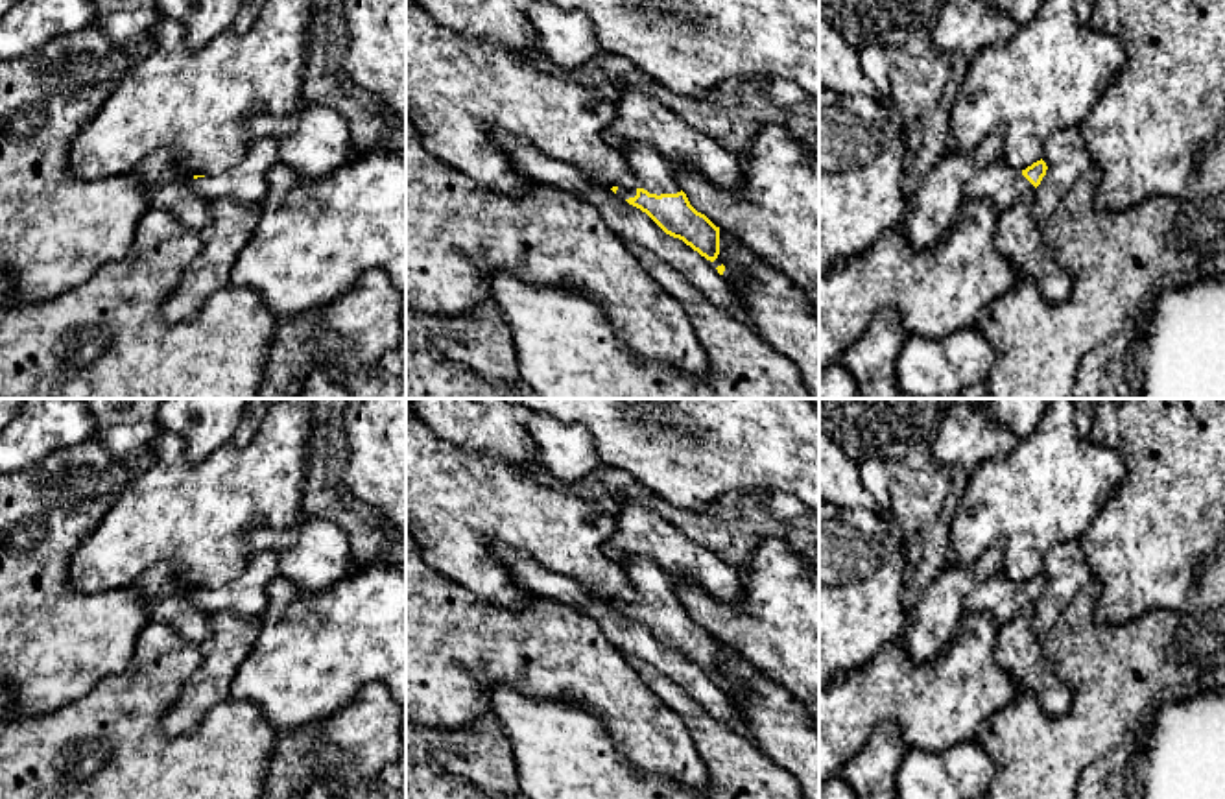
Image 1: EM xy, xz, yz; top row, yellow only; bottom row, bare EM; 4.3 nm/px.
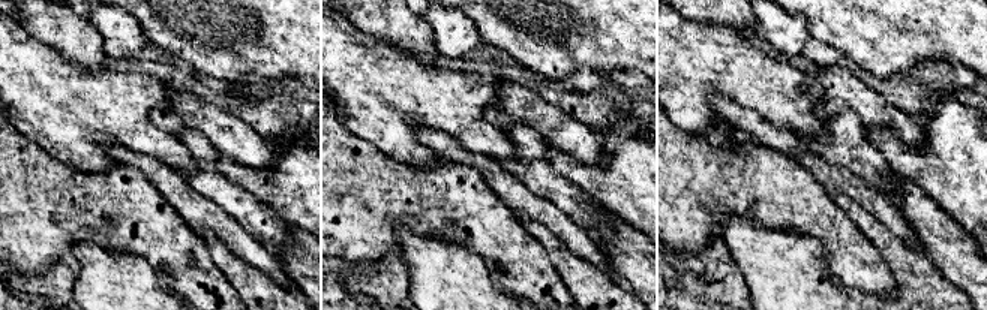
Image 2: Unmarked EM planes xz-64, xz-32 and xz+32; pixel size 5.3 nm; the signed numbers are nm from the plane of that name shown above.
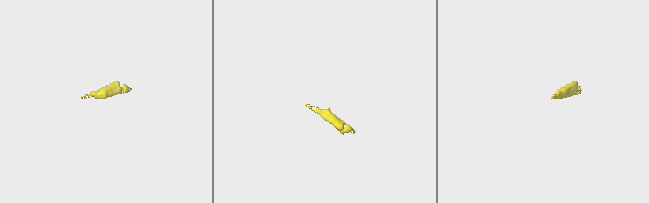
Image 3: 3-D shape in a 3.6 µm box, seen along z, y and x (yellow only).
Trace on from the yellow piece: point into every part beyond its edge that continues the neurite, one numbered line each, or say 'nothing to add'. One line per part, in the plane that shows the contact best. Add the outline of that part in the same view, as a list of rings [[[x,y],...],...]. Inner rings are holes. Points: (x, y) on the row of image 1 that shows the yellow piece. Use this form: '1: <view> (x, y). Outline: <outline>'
1: xz (654, 172). Outline: [[[633,142],[629,148],[620,151],[620,155],[625,159],[629,172],[635,177],[635,185],[631,188],[618,188],[618,197],[635,197],[638,188],[657,196],[681,192],[673,162],[657,153],[649,144]]]

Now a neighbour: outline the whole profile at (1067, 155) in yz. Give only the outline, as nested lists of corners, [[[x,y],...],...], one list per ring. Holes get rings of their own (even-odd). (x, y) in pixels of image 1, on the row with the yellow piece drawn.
[[[1077,125],[1057,131],[1046,140],[1044,157],[1048,170],[1033,190],[1033,218],[1042,225],[1061,205],[1077,177],[1092,168],[1092,153]]]

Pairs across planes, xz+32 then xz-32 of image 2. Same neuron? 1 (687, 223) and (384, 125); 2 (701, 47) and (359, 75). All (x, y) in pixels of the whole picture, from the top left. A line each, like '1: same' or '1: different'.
1: different
2: same

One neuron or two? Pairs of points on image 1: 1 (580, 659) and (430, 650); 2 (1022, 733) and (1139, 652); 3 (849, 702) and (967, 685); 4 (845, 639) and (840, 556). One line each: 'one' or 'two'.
1: one
2: one
3: one
4: one

